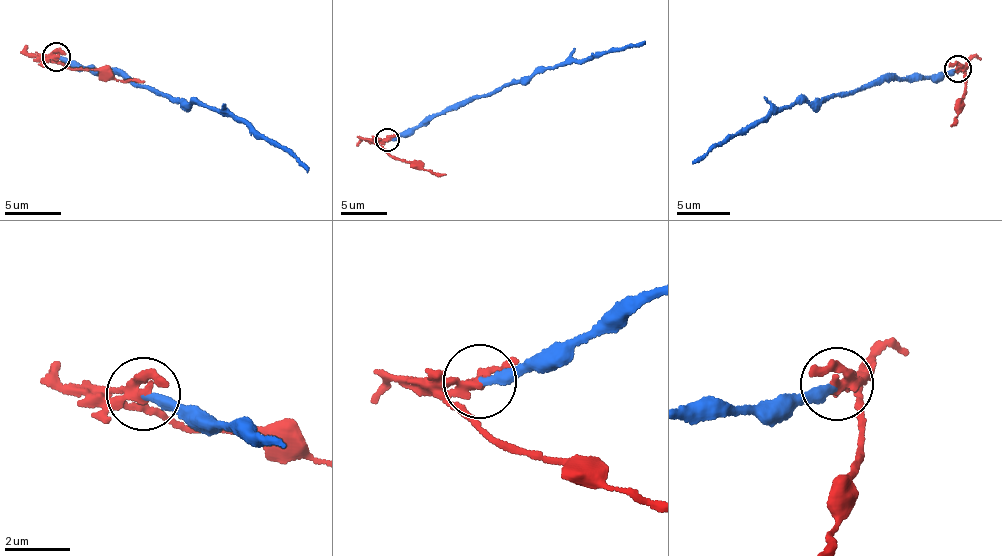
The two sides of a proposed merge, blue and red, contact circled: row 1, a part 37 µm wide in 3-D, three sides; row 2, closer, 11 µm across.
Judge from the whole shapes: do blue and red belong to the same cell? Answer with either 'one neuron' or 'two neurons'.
two neurons

